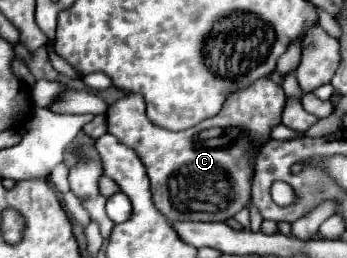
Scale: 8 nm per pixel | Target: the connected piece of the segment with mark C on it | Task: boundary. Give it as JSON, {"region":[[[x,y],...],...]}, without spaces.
{"region":[[[264,76],[250,84],[248,88],[230,92],[224,100],[222,110],[200,122],[198,126],[182,132],[170,132],[164,128],[154,126],[146,112],[144,100],[140,94],[126,94],[118,102],[108,108],[108,132],[116,136],[122,144],[132,148],[142,164],[146,166],[152,190],[154,206],[168,218],[168,220],[202,220],[202,222],[226,222],[228,218],[236,216],[244,206],[250,202],[252,178],[254,178],[254,160],[260,150],[260,144],[270,140],[272,130],[282,124],[282,112],[286,106],[286,94],[282,88],[272,82],[270,76]]]}

